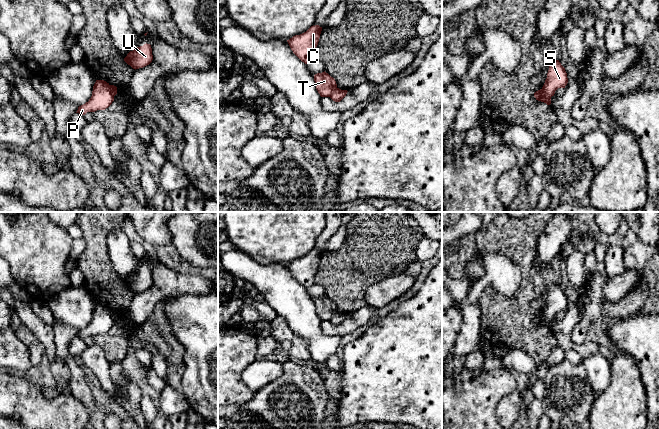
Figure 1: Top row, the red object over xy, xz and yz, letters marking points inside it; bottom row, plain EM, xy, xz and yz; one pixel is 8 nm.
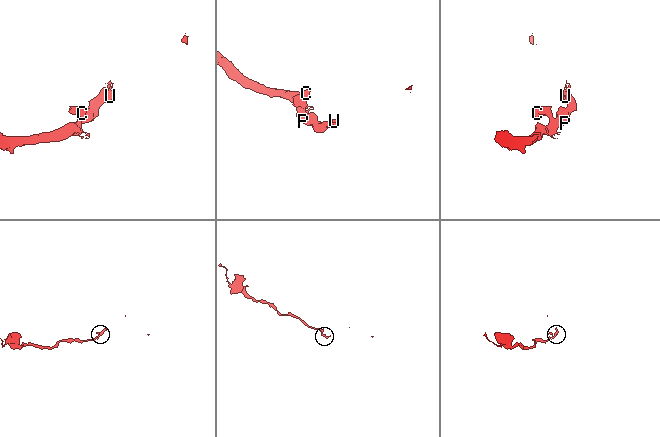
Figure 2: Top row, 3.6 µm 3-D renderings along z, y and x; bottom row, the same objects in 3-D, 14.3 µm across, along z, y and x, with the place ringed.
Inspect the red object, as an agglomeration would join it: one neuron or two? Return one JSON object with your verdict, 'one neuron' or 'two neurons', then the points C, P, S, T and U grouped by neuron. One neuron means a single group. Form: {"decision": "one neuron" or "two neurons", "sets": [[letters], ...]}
{"decision": "two neurons", "sets": [["C", "P", "T"], ["S", "U"]]}

